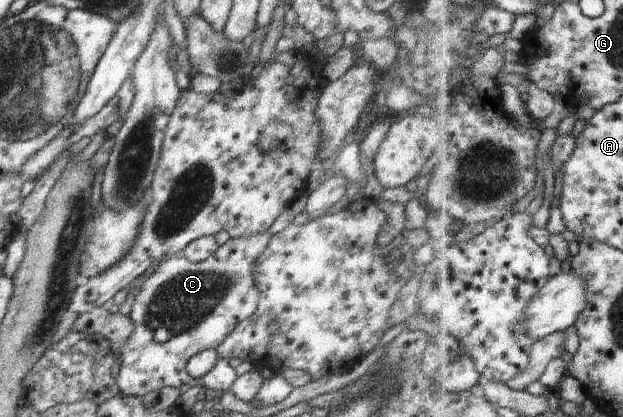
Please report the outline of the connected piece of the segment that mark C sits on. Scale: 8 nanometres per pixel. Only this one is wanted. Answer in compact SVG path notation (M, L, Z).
M271 233L230 238L201 262L191 262L183 256L172 256L159 263L141 285L129 314L133 332L121 351L122 363L116 378L120 393L142 399L148 393L165 387L202 385L219 395L229 391L241 370L220 359L205 375L193 378L187 371L187 361L204 350L215 350L237 323L252 317L259 300L254 281L254 264L268 247Z

